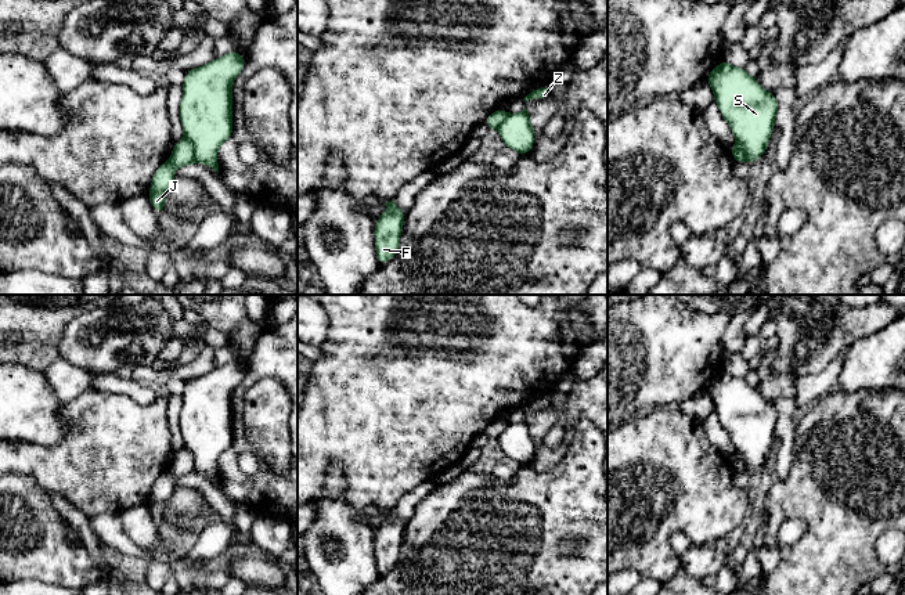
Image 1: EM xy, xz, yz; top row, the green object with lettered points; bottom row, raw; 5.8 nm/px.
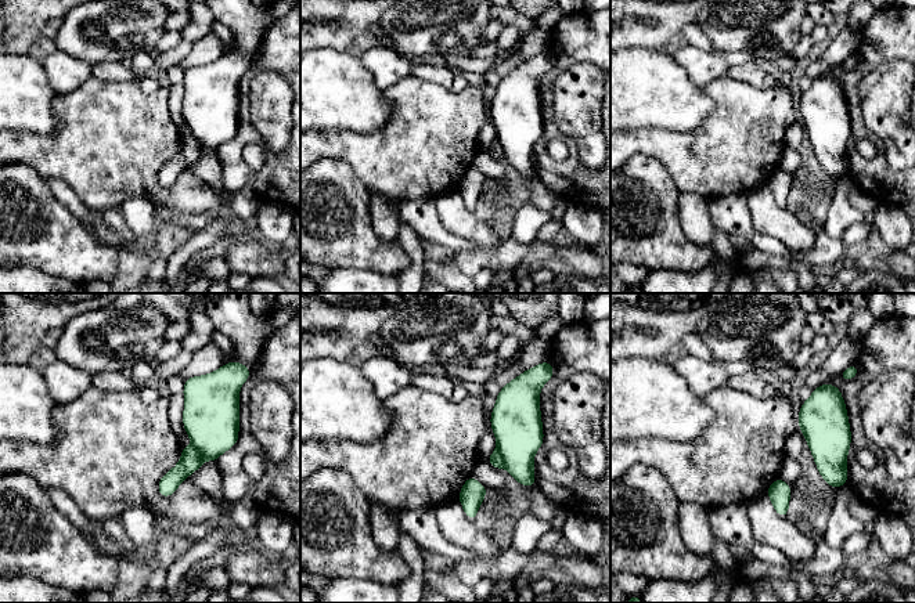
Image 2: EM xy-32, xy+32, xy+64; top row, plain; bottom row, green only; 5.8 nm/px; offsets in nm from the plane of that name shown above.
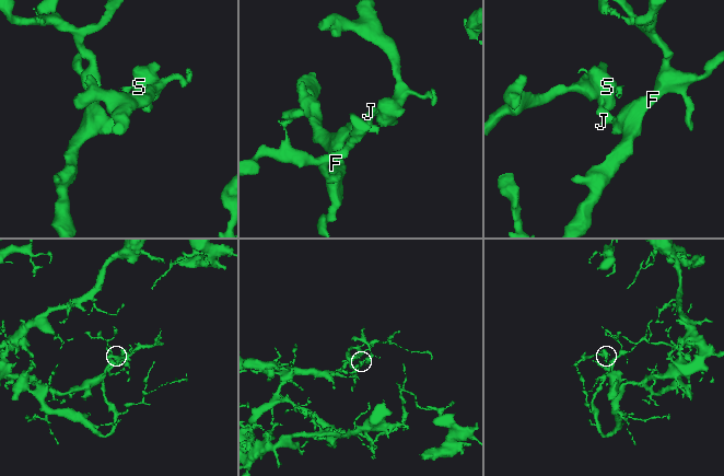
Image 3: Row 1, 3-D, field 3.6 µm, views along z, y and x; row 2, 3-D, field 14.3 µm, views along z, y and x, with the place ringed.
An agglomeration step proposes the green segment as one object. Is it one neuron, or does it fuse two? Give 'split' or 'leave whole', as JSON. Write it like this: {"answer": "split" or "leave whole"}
{"answer": "split"}

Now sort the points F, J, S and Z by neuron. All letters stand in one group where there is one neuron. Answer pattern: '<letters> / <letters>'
F J / S Z

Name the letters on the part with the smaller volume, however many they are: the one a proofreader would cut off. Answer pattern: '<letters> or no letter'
S, Z

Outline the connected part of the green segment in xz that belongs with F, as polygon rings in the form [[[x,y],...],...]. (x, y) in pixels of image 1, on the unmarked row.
[[[393,509],[383,513],[387,519],[375,530],[374,548],[379,576],[393,569],[400,558],[400,545],[405,522]]]

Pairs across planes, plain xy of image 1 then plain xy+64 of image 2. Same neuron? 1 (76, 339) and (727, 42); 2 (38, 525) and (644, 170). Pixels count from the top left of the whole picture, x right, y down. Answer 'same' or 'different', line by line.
1: same
2: same

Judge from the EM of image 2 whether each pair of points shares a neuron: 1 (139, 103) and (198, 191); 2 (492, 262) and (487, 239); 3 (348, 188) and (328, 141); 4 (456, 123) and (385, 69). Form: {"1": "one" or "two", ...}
{"1": "one", "2": "two", "3": "two", "4": "two"}

